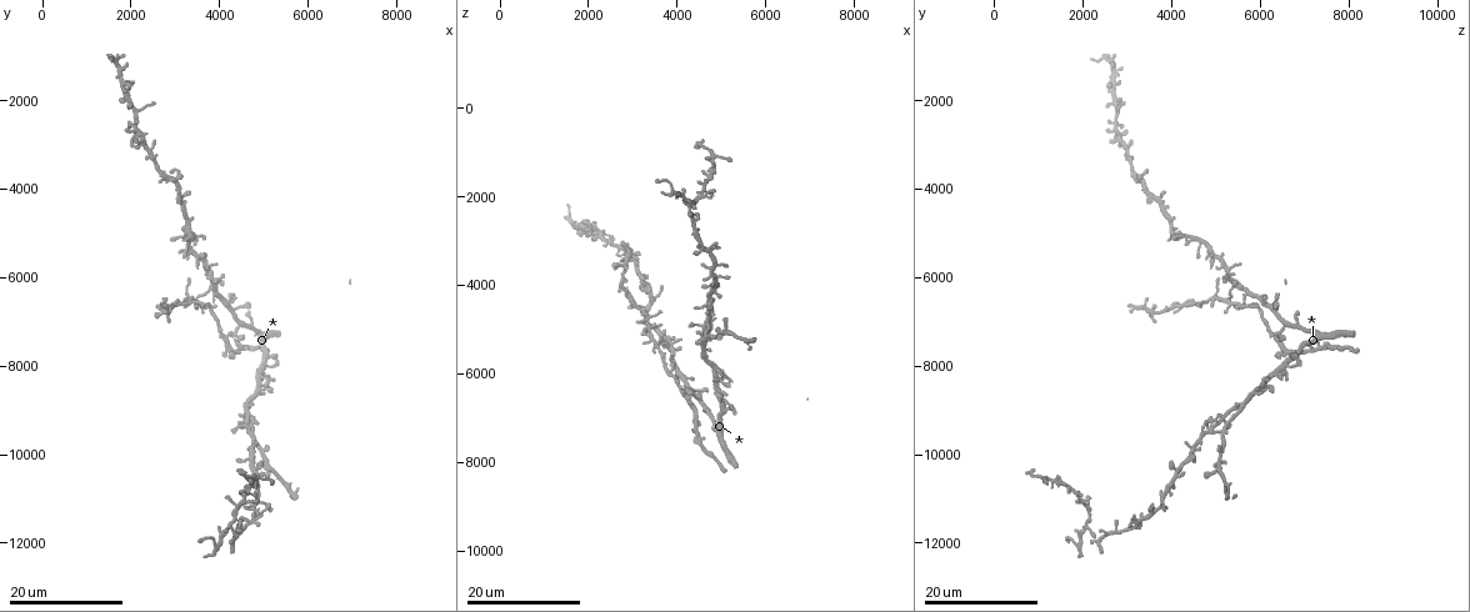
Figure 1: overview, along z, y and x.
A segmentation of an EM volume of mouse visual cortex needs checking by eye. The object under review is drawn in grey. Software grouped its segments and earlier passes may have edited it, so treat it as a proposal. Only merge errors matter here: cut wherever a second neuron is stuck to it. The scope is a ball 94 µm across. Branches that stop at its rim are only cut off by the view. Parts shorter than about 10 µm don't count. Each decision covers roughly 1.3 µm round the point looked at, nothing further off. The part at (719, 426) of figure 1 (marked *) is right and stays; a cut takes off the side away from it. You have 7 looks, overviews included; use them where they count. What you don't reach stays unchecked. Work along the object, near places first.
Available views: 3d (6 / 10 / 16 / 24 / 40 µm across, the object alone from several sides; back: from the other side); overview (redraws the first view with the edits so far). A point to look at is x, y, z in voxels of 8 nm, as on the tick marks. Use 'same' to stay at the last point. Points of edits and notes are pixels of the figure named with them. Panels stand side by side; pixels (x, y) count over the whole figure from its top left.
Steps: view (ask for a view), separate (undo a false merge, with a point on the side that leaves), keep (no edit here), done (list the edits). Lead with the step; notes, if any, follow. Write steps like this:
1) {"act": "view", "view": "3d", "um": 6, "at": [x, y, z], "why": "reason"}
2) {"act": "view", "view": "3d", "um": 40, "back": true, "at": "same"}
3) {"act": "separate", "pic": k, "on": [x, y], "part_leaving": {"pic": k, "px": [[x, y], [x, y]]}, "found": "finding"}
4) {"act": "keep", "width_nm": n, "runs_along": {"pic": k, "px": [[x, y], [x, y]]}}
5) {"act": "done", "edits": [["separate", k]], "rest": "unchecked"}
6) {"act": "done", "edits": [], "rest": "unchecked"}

{"act": "view", "view": "3d", "um": 24, "at": [4650, 9450, 5050], "why": "looks like a crossing"}

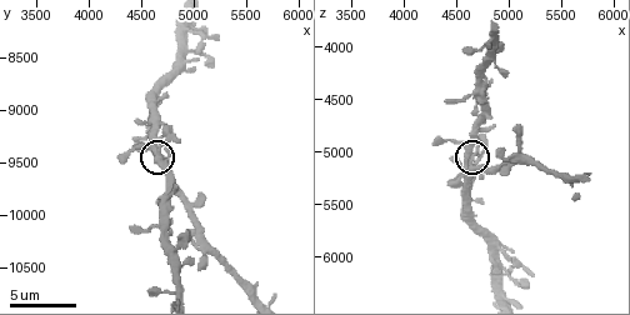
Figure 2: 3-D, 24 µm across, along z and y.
{"act": "view", "view": "3d", "um": 10, "at": "same"}

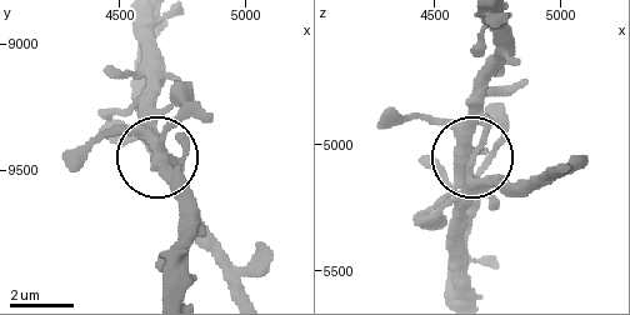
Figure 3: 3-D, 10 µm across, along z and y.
{"act": "keep", "side_arm_um": 17, "found": "continuous, no second neuron"}

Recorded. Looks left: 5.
{"act": "view", "view": "3d", "um": 16, "at": [4150, 7400, 6300], "why": "two arms in line, one across"}

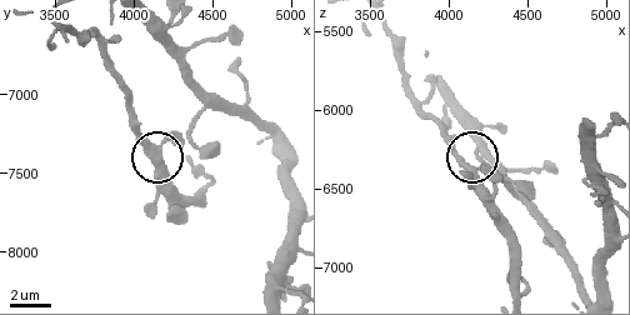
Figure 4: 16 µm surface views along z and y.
{"act": "view", "view": "3d", "um": 10, "at": [4100, 7380, 6360], "why": "zoom in"}

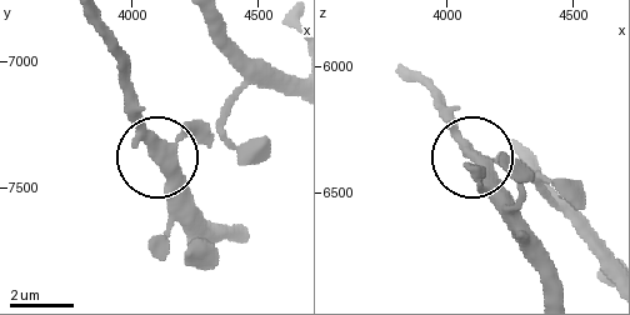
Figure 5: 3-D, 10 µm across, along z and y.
{"act": "keep", "width_nm": 340, "found": "continuous, no second neuron"}

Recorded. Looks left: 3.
{"act": "view", "view": "3d", "um": 24, "at": [3900, 6300, 5700], "why": "sudden change in width"}

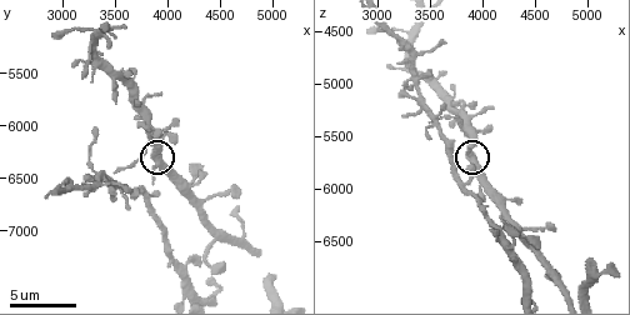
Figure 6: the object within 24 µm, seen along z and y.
{"act": "view", "view": "3d", "um": 10, "at": [3900, 6320, 5700], "why": "zoom in"}

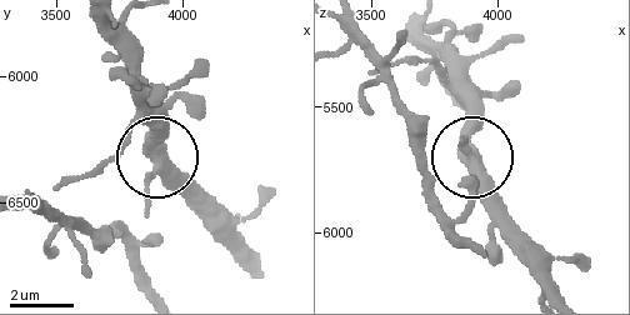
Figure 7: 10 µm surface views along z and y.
{"act": "keep", "arms": 3, "found": "one neuron here"}

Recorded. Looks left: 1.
{"act": "done", "edits": [], "rest": "unchecked"}

